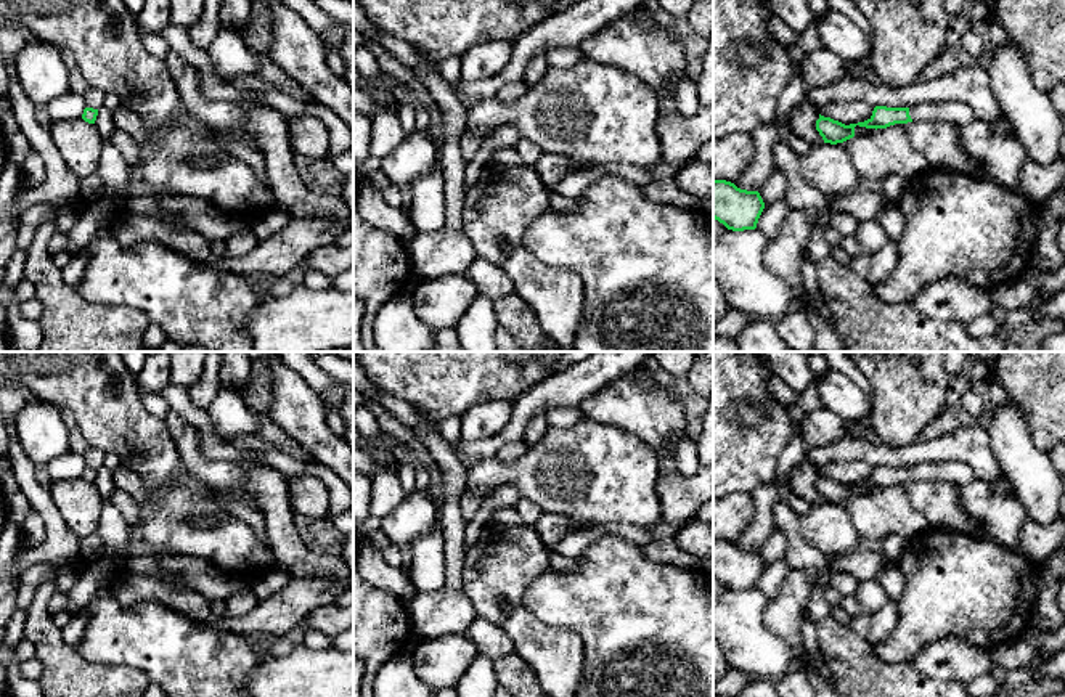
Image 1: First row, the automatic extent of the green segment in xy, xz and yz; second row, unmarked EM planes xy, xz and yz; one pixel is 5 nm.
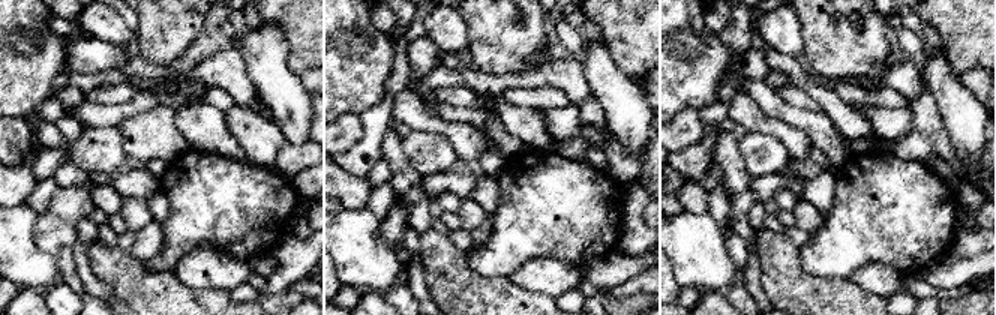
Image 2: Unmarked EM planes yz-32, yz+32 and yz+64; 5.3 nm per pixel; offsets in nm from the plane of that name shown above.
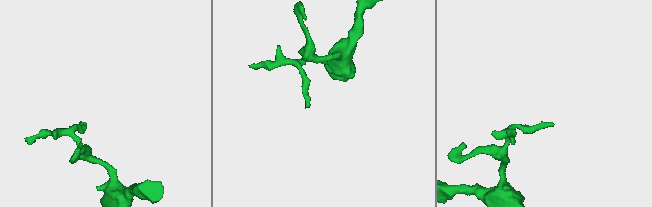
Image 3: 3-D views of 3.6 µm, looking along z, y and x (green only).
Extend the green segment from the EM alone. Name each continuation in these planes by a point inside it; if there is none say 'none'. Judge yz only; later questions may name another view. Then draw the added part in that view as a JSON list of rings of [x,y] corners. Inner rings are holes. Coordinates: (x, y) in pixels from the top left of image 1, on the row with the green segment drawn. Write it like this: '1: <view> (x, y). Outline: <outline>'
1: yz (958, 113). Outline: [[[961,101],[912,104],[909,106],[909,116],[912,122],[941,120],[957,127],[964,127],[977,119],[972,108]]]

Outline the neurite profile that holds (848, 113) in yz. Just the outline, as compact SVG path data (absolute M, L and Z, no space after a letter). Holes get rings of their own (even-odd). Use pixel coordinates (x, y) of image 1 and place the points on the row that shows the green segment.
M866 101L829 103L819 108L819 114L845 125L871 119L874 106Z

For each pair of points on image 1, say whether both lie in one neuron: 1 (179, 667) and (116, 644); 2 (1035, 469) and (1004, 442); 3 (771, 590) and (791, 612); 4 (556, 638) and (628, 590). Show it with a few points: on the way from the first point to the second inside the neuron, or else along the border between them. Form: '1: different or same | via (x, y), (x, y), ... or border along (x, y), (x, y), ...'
1: same | via (163, 651), (156, 644), (132, 644)
2: same | via (1027, 464), (1012, 450)
3: different | border along (789, 567), (781, 590), (770, 601)
4: different | border along (534, 614), (571, 628), (582, 641), (583, 664)

